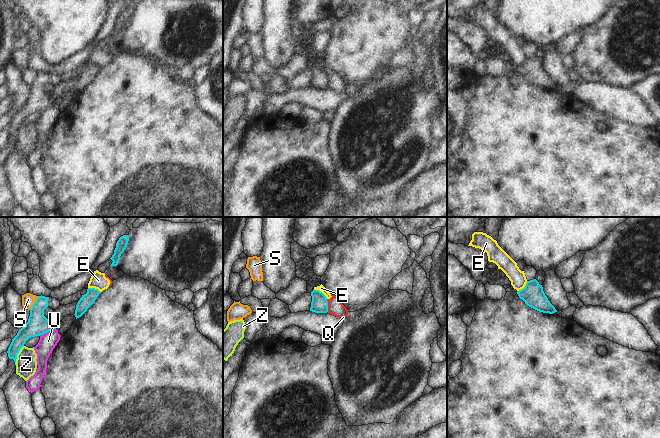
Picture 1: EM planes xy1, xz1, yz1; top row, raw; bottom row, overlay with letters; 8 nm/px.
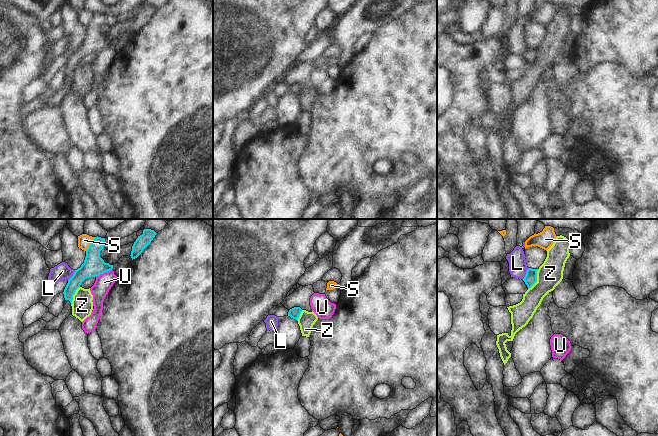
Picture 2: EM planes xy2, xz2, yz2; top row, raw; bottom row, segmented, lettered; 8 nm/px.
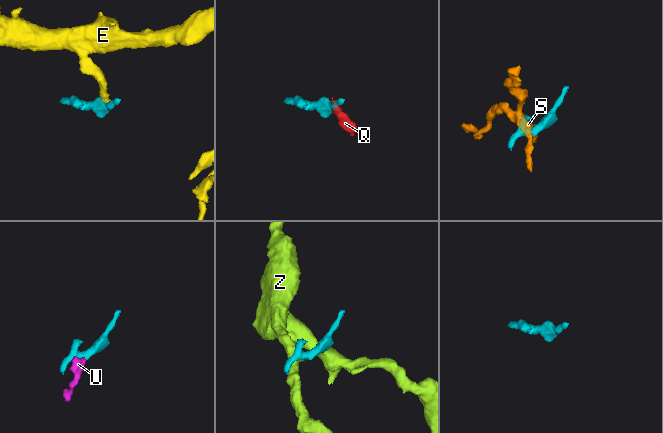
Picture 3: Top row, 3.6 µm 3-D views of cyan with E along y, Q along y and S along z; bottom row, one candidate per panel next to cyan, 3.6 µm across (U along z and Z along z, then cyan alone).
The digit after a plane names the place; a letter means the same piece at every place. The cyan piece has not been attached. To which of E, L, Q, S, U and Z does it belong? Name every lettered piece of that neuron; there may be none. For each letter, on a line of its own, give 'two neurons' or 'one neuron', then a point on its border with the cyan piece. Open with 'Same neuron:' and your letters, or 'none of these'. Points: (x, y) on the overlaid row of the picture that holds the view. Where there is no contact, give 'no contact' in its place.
Same neuron: none of these
E: two neurons; meets cyan in xz1 at (321, 292)
L: two neurons; meets cyan in yz2 at (526, 274)
Q: two neurons; meets cyan in xz1 at (327, 305)
S: two neurons; meets cyan in xy1 at (34, 303)
U: two neurons; meets cyan in xy1 at (47, 331)
Z: two neurons; meets cyan in yz2 at (536, 279)

